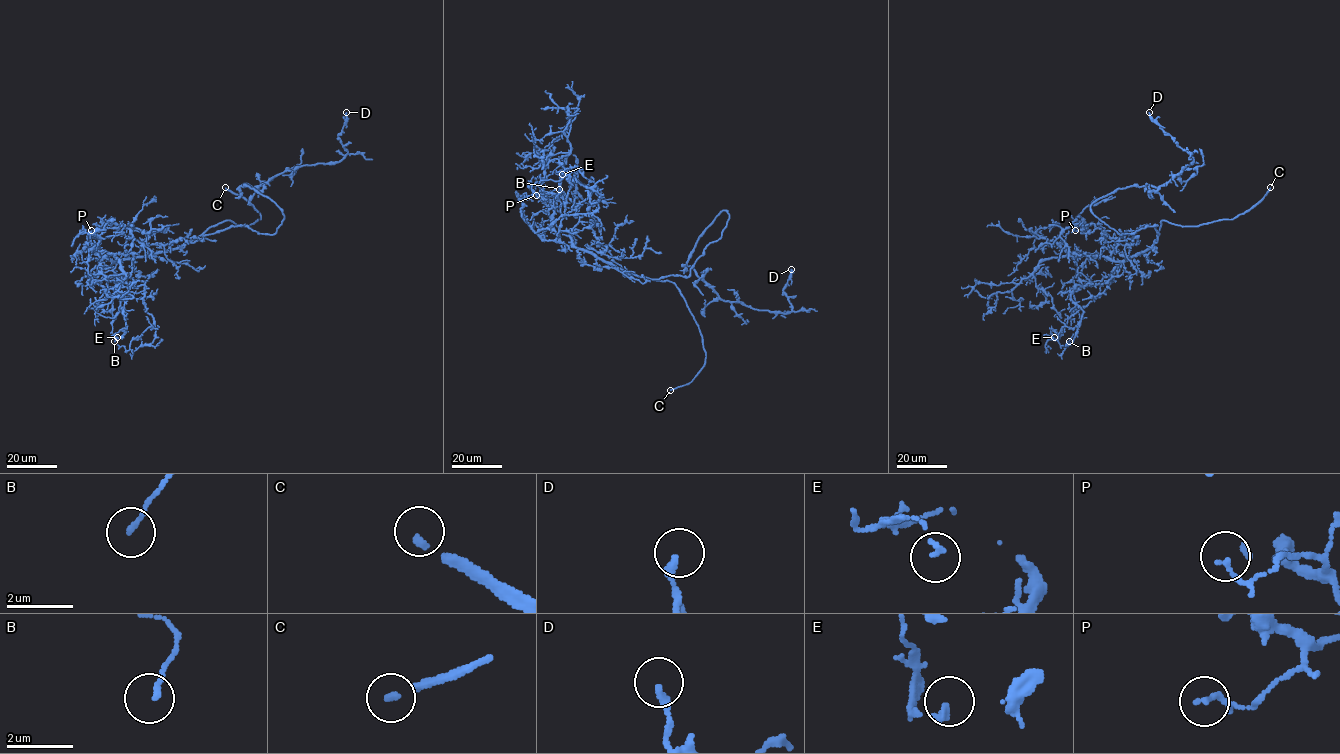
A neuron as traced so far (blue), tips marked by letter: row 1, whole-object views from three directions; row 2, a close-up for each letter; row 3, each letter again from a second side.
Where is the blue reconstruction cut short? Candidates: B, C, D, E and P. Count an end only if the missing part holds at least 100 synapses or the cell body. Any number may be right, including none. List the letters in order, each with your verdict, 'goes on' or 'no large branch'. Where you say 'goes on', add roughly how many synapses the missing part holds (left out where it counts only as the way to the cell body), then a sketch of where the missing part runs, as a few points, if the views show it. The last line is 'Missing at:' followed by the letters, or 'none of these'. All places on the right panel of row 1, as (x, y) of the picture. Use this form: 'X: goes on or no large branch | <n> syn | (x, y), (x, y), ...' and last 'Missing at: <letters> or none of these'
B: no large branch
C: goes on | (1270, 187), (1275, 182), (1279, 152), (1266, 130), (1267, 110)
D: no large branch
E: no large branch
P: no large branch
Missing at: C

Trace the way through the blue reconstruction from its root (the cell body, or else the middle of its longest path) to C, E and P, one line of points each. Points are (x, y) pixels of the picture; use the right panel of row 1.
C: (1153, 226), (1156, 225), (1158, 235), (1163, 220), (1182, 226), (1199, 226), (1232, 219), (1257, 203), (1270, 187)
E: (1153, 226), (1157, 241), (1117, 267), (1108, 287), (1073, 314), (1062, 334), (1050, 329), (1054, 337)
P: (1153, 226), (1157, 241), (1120, 261), (1108, 257), (1114, 248), (1099, 224), (1080, 224), (1075, 230)

